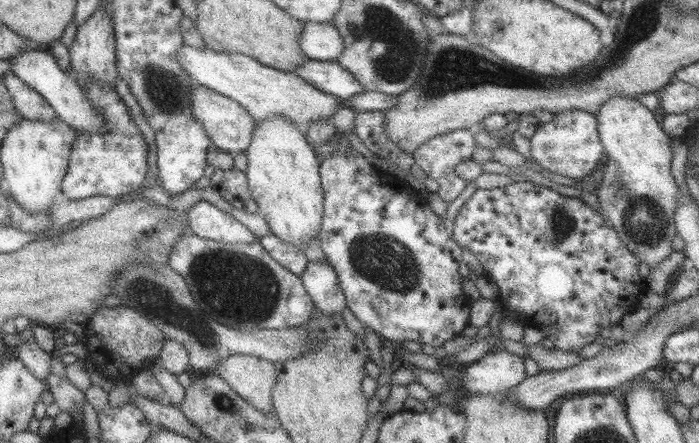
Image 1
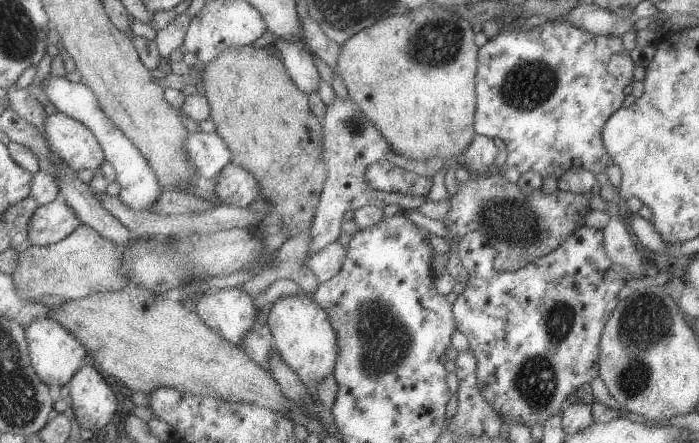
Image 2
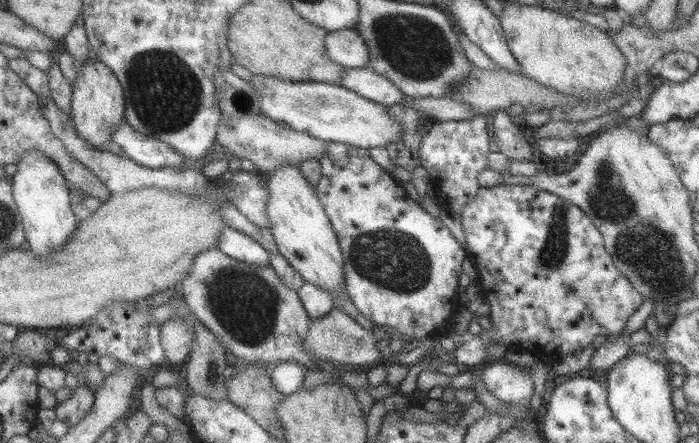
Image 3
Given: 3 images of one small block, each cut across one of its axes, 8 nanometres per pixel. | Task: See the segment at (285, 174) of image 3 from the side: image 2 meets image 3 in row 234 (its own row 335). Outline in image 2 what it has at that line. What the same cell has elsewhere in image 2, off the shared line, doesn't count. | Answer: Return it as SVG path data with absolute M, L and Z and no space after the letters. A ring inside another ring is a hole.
M281 298L267 312L267 322L271 334L275 338L275 350L279 358L297 372L299 380L305 384L311 398L317 396L317 386L325 380L325 376L333 374L337 362L337 336L329 322L325 310L313 298Z

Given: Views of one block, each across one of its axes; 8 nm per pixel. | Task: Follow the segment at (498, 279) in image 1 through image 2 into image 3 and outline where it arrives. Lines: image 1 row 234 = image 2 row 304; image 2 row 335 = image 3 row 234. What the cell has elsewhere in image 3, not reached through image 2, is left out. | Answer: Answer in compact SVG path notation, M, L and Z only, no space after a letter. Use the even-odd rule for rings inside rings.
M499 184L499 186L491 186L491 188L479 188L475 198L471 198L459 212L459 220L461 220L461 230L463 230L463 236L465 236L465 242L463 242L463 248L467 250L469 254L469 260L473 262L473 268L477 272L477 286L481 288L481 296L485 298L485 302L491 306L489 310L489 318L491 318L491 324L493 324L493 330L489 332L481 332L479 336L469 336L461 346L457 346L455 354L451 356L451 362L455 366L461 366L461 368L467 368L467 366L475 366L479 364L487 352L485 352L485 344L491 340L495 344L501 344L505 346L507 350L519 346L519 348L525 348L529 352L533 350L541 350L541 352L557 352L561 356L567 356L567 354L579 354L581 350L585 350L585 346L595 338L595 336L609 336L609 334L617 334L621 332L621 328L625 326L627 318L633 316L633 312L643 304L643 296L633 288L633 284L613 266L609 254L603 250L603 236L601 232L597 230L597 226L593 224L593 220L581 210L577 208L575 204L571 204L569 200L563 200L555 194L549 194L545 190L539 190L539 188L533 188L533 186L505 186L505 184Z

